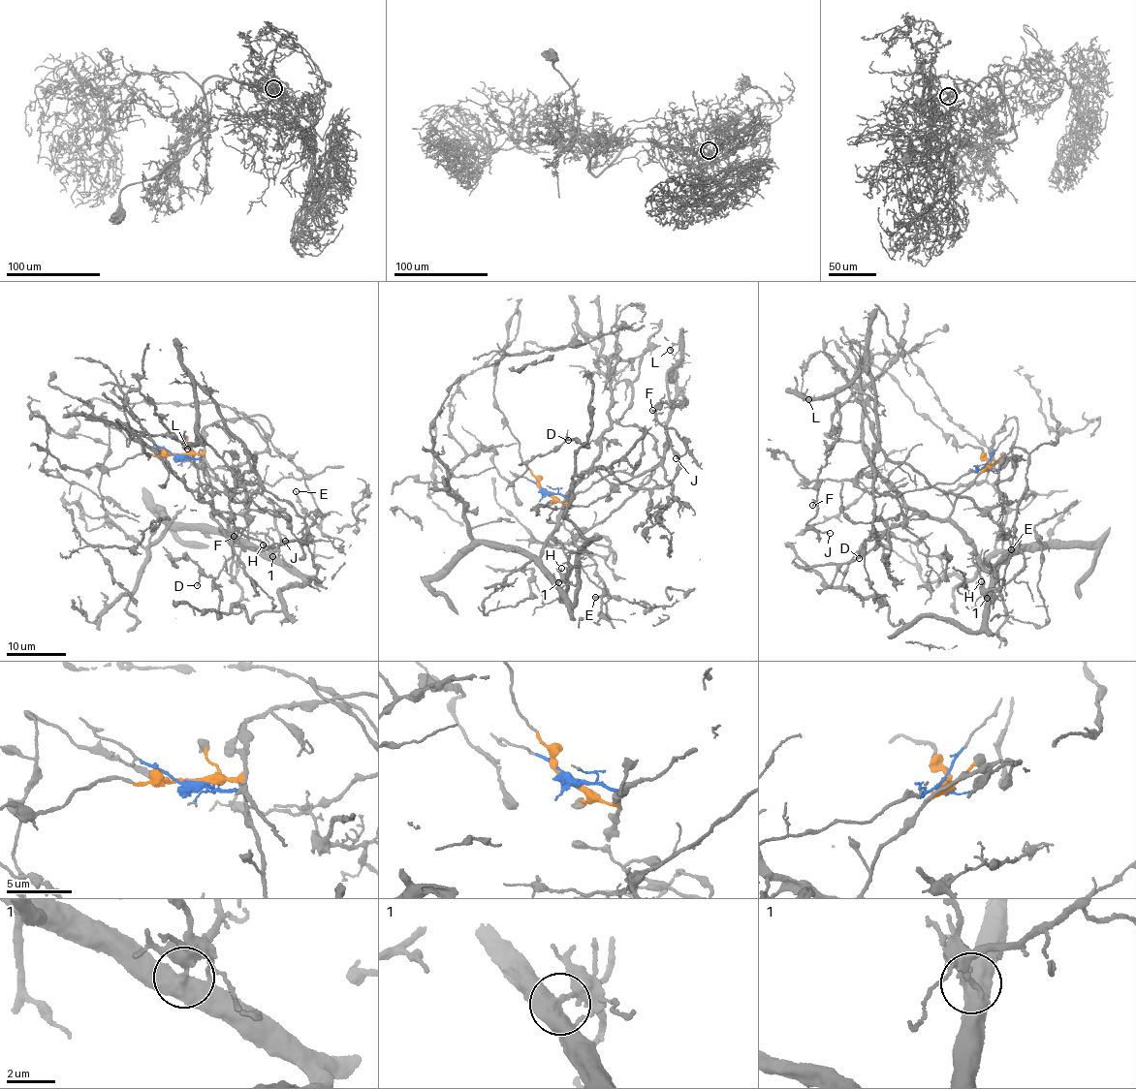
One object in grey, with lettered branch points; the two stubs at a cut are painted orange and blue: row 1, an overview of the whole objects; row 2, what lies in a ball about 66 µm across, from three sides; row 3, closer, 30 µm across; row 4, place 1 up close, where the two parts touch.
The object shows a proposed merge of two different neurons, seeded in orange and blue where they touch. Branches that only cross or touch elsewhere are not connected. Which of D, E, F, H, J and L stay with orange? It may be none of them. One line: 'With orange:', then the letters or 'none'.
With orange: D, E

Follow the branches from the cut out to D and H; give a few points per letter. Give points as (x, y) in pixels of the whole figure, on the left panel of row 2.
D: (178, 453), (203, 455), (229, 532), (304, 581), (251, 622), (239, 606), (219, 613), (211, 577), (197, 586)
H: (178, 453), (235, 492), (260, 493), (256, 458), (239, 481), (271, 502), (281, 543), (263, 544)

